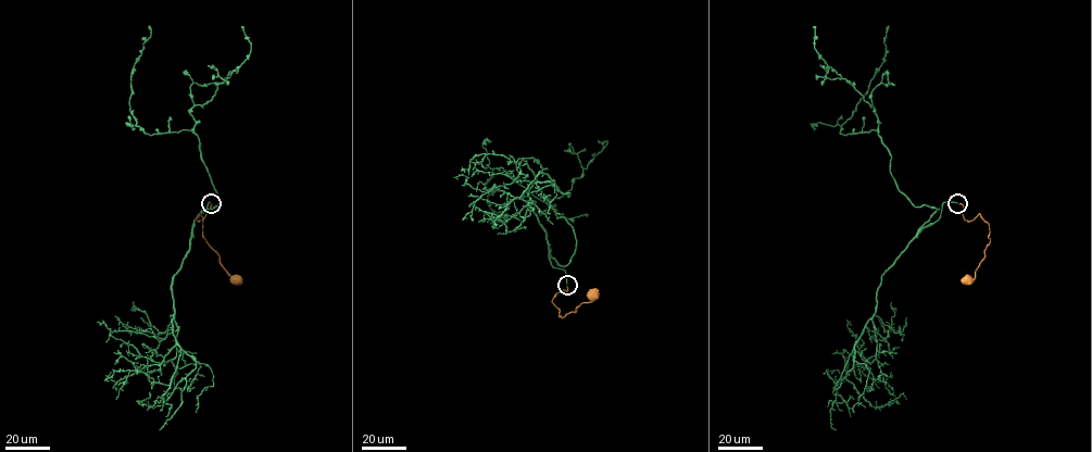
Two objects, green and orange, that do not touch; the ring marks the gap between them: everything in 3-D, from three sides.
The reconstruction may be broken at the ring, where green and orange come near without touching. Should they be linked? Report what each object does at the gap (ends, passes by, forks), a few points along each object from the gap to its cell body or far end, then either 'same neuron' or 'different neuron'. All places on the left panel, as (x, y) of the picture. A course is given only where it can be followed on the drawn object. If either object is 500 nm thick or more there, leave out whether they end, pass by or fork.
green ends | orange ends | green via (210, 203), (193, 227), (220, 206), (199, 137), (147, 135), (130, 111), (148, 25) | orange via (210, 203), (205, 216), (197, 221), (199, 214), (203, 238), (236, 280) | same neuron

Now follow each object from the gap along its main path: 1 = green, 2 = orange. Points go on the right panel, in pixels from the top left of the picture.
1: (956, 203), (923, 227), (939, 210), (898, 188), (878, 133), (840, 133), (883, 60), (888, 25)
2: (958, 203), (964, 209), (965, 220), (971, 221), (979, 214), (988, 223), (990, 239), (975, 277), (967, 280)

